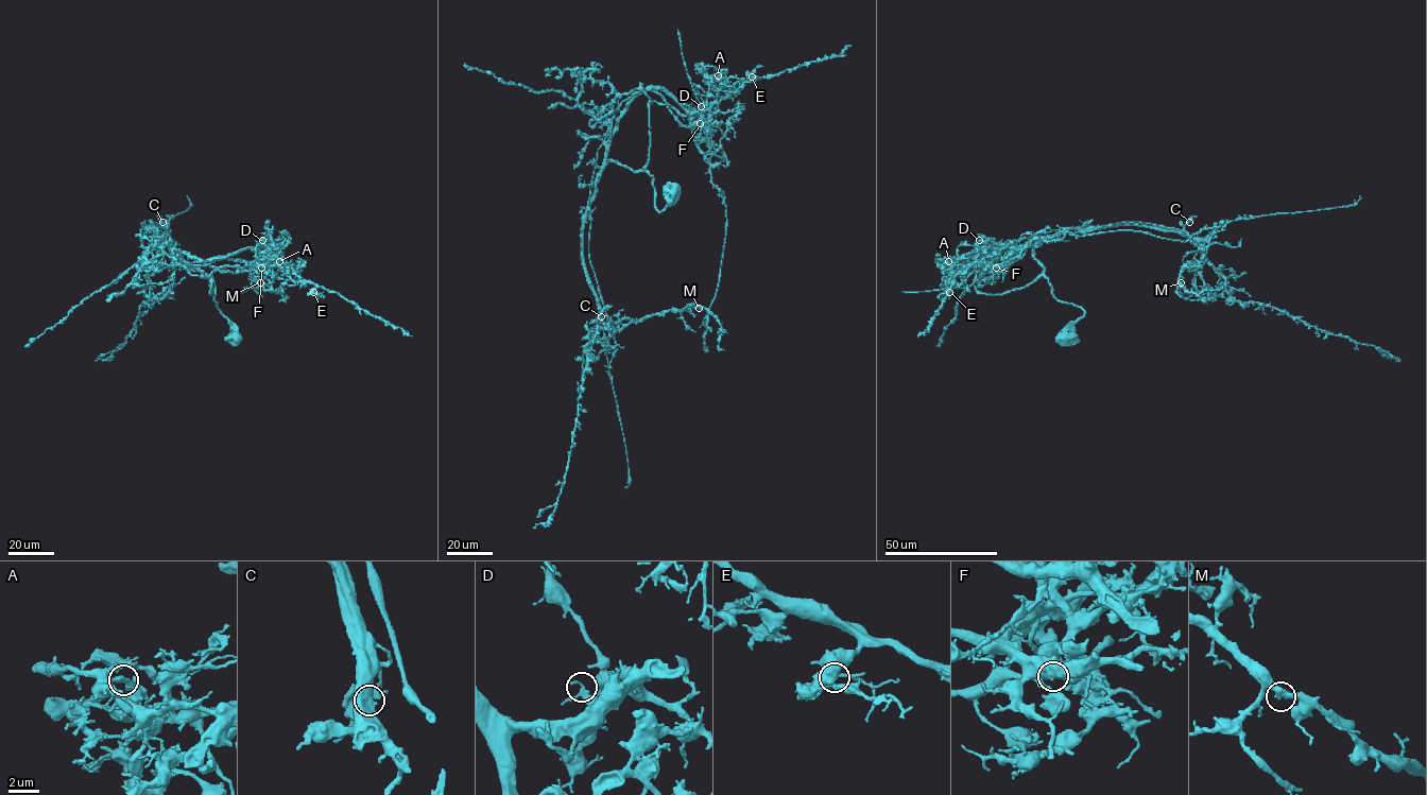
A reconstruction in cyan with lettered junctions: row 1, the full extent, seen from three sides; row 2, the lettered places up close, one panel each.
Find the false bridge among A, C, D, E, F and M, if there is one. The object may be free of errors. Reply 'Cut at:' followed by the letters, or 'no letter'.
Cut at: F

